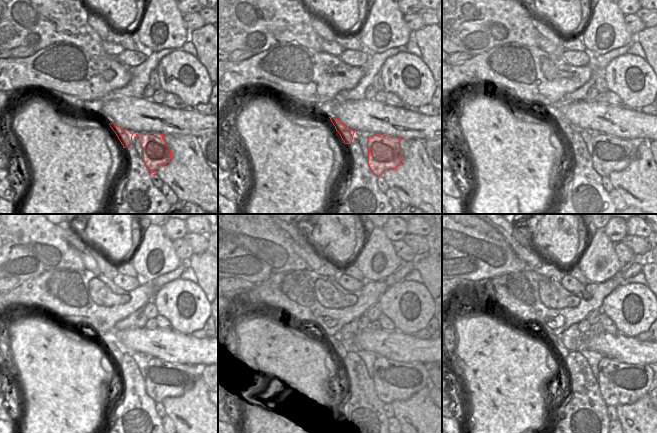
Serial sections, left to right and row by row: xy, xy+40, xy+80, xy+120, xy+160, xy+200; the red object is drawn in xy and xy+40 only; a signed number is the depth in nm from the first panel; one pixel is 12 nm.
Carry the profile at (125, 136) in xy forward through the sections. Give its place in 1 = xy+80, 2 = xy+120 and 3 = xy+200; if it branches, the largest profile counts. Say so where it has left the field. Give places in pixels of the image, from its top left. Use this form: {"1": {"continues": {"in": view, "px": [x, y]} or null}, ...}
{"1": {"continues": {"in": "xy+80", "px": [567, 129]}}, "2": {"continues": {"in": "xy+120", "px": [115, 348]}}, "3": {"continues": {"in": "xy+200", "px": [560, 349]}}}

